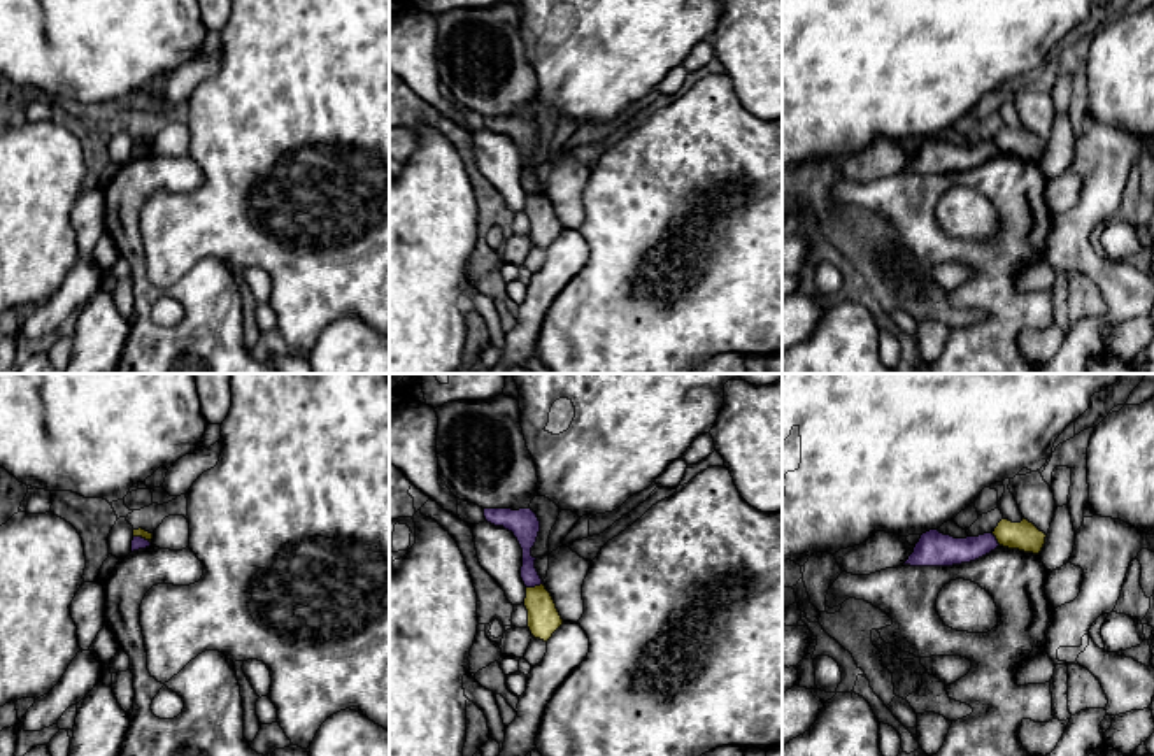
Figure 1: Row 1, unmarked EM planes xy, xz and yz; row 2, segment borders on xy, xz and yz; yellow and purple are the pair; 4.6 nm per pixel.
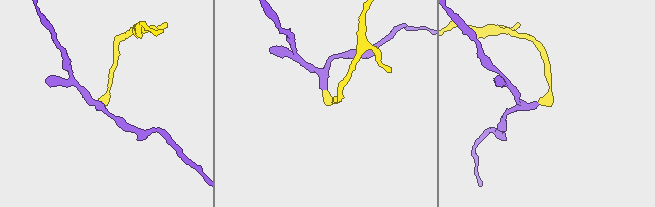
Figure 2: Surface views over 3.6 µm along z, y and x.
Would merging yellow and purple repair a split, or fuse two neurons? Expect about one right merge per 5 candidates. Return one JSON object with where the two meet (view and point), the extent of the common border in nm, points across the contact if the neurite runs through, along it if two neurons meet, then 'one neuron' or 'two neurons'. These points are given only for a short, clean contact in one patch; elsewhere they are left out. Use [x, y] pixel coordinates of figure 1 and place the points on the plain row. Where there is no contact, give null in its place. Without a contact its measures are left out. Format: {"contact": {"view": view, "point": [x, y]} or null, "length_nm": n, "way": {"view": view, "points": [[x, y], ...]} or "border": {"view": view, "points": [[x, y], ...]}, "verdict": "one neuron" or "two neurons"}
{"contact": {"view": "xz", "point": [535, 193]}, "length_nm": 80, "border": {"view": "xz", "points": [[542, 190], [527, 195]]}, "verdict": "two neurons"}

